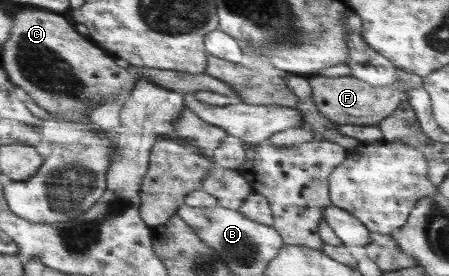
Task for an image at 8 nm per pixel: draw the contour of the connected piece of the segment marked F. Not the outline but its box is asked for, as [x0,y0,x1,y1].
[308,69,422,127]

